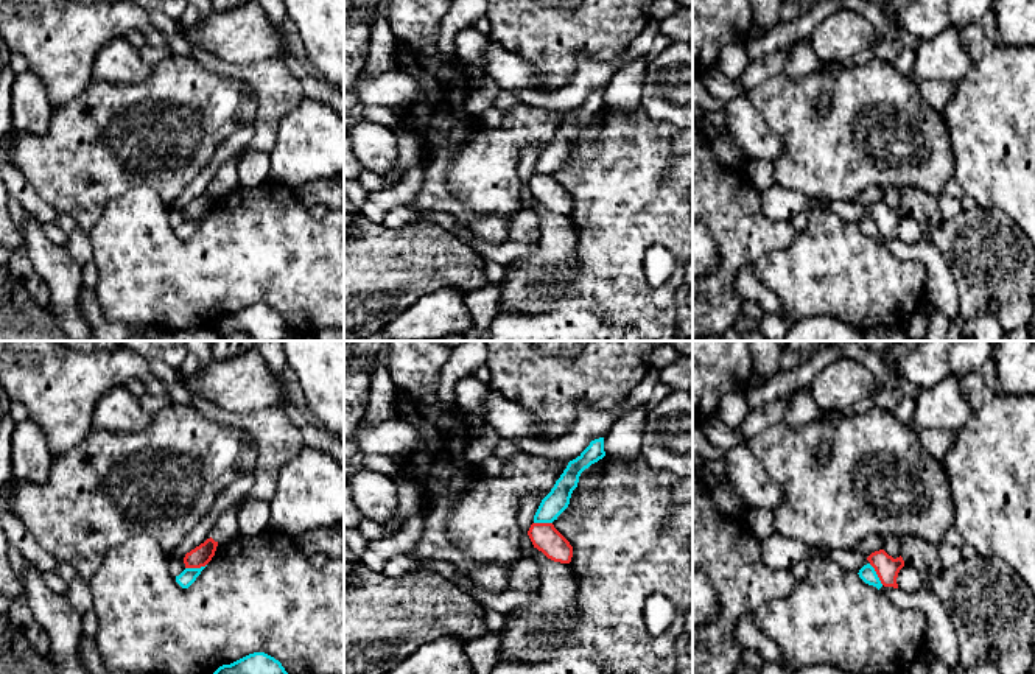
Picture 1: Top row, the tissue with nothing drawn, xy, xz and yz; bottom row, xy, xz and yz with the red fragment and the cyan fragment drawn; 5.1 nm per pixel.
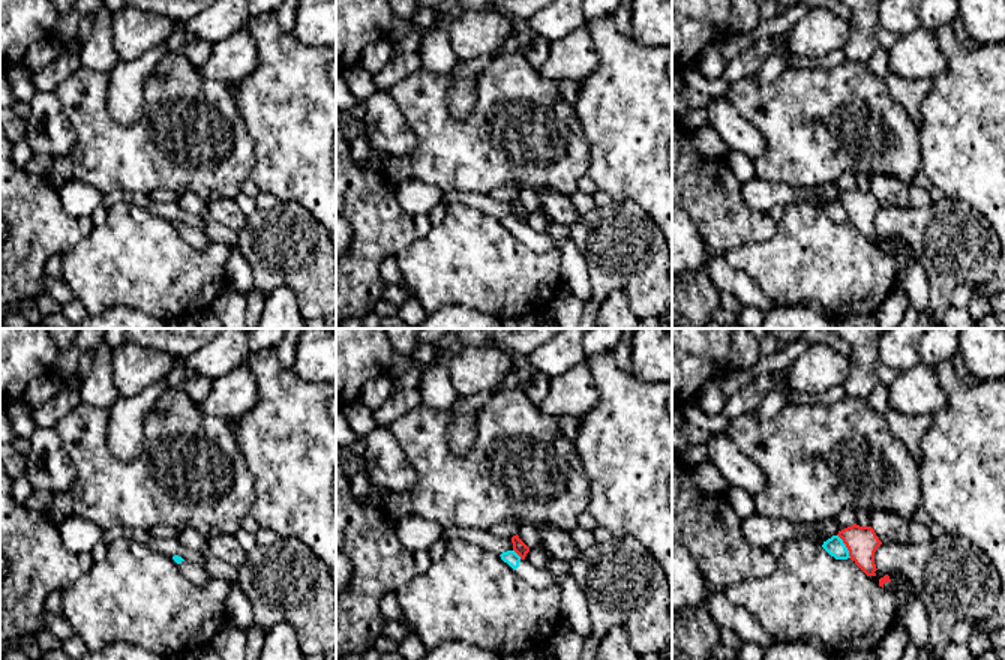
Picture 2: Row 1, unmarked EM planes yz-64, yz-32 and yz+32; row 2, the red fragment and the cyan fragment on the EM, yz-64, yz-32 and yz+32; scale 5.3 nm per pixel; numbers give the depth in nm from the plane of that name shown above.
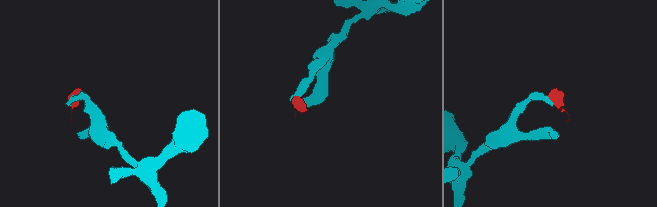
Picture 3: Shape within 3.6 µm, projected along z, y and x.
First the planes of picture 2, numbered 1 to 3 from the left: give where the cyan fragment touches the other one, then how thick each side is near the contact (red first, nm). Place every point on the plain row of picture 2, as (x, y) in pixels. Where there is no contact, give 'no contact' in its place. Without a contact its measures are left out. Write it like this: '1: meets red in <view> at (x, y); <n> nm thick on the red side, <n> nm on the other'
1: no contact
2: meets red in yz-32 at (516, 216); 70 nm thick on the red side, 80 nm on the other
3: meets red in yz+32 at (846, 210); 170 nm thick on the red side, 100 nm on the other

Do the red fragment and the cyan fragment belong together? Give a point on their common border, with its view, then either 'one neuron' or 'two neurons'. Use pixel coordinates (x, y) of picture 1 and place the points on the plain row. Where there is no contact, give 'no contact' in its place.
contact xy (195, 218); two neurons

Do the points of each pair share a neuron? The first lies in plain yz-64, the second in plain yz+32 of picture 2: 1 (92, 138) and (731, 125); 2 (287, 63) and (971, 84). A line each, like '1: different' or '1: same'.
1: different
2: same

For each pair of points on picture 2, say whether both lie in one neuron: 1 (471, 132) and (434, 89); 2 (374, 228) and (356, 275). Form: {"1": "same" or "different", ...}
{"1": "same", "2": "same"}

